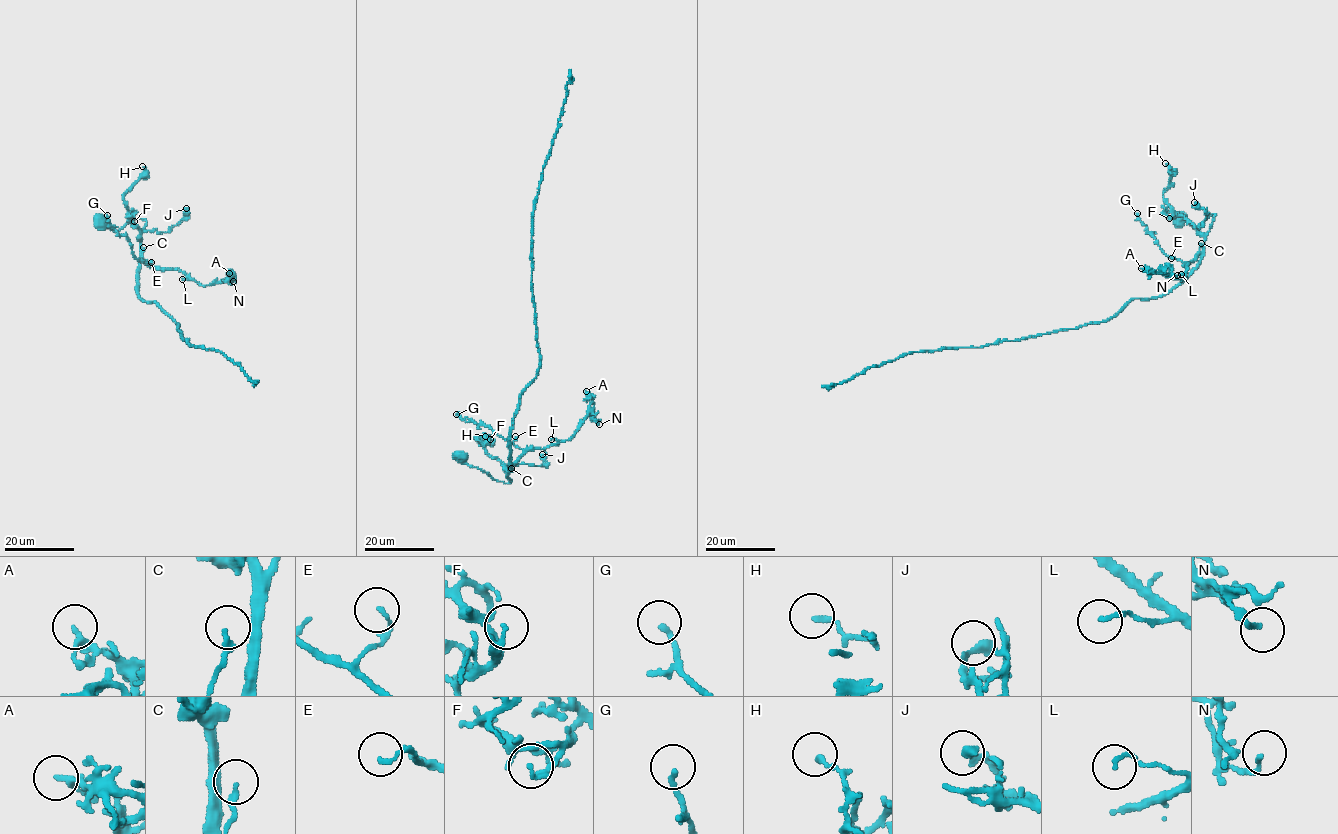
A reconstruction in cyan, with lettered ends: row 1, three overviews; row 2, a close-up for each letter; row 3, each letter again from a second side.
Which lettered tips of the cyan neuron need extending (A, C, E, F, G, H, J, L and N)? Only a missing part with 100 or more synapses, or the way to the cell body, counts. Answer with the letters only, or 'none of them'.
none of them

